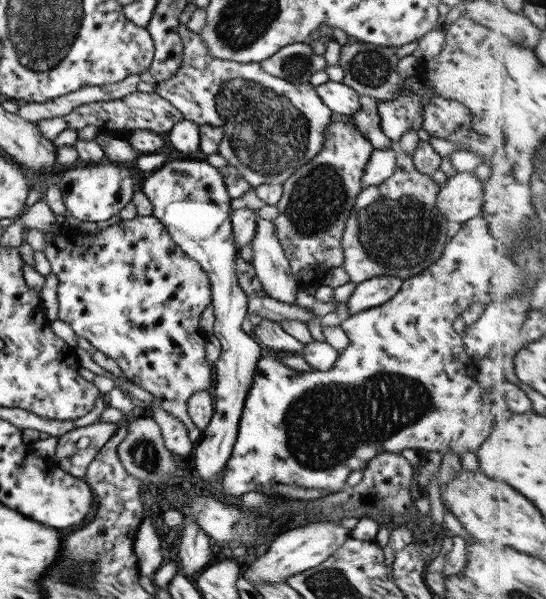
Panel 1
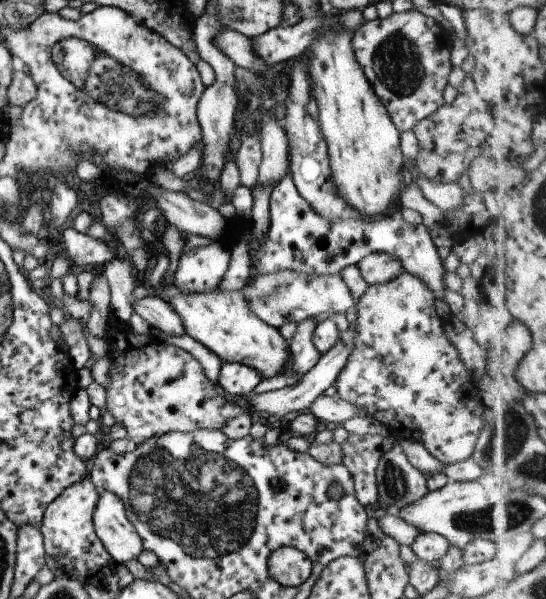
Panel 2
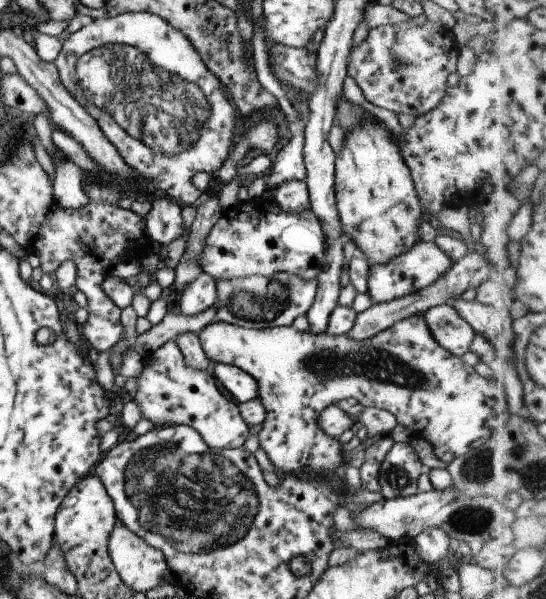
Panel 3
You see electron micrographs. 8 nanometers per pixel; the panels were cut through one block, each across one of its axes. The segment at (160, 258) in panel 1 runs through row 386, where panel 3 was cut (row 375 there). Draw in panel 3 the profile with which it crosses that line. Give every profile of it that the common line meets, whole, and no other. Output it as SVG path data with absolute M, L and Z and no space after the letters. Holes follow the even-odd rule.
M174 341L165 342L160 348L143 357L143 372L137 378L138 392L127 395L126 399L132 399L142 410L142 418L153 422L154 426L174 426L188 425L207 442L211 449L222 451L224 449L243 448L246 439L249 437L249 426L244 422L238 405L230 396L227 396L216 386L215 378L210 376L207 371L199 371L189 367L184 360L180 347Z

